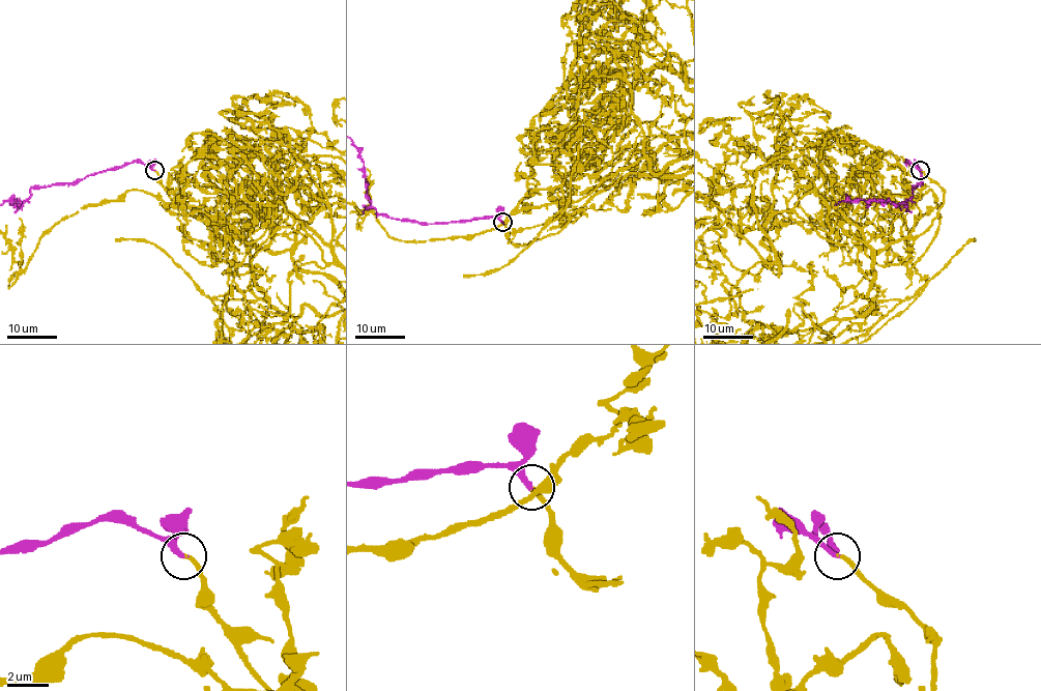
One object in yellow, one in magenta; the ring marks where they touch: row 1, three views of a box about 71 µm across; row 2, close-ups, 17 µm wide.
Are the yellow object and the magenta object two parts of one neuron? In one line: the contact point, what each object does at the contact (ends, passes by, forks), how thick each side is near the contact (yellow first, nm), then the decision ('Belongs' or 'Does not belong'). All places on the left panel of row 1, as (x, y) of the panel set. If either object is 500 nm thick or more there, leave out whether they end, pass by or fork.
Place: (154, 170). At the ring yellow ends. At the ring magenta ends. Thickness 190 nm (yellow) against 280 nm. Belongs

